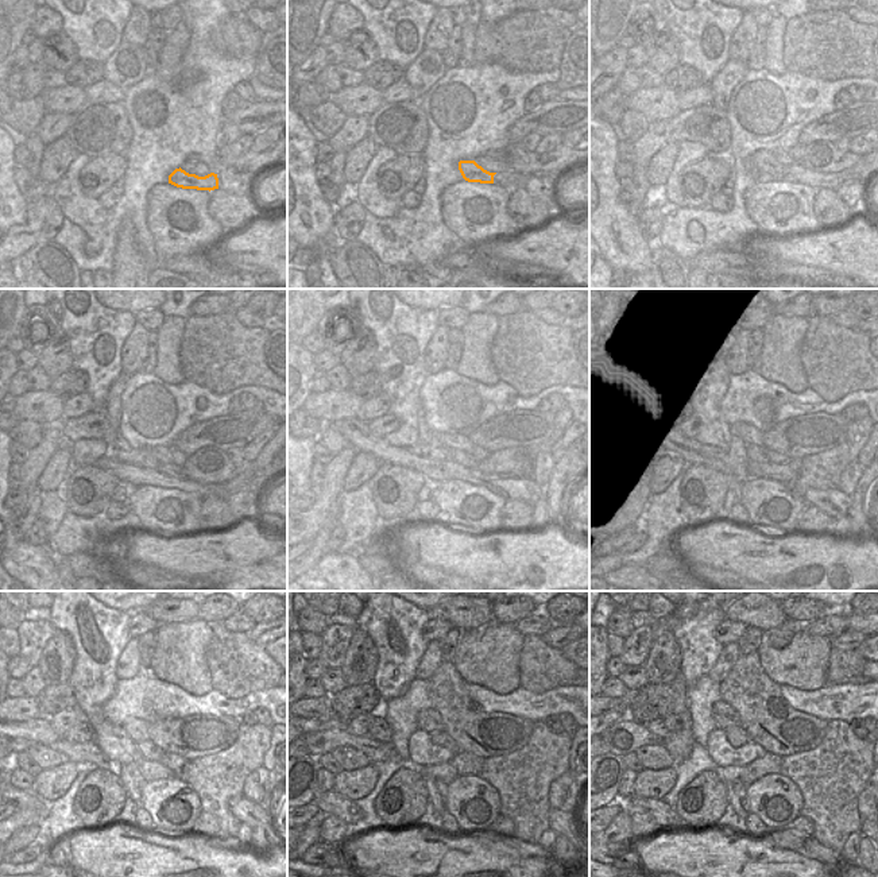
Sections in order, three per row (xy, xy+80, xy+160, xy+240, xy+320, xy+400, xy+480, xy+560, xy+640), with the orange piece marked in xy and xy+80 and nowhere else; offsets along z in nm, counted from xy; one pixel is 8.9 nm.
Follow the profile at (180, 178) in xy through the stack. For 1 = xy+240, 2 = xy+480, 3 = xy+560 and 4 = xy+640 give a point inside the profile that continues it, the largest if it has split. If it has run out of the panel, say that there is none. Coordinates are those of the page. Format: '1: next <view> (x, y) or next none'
1: next xy+240 (143, 458)
2: next xy+480 (89, 752)
3: next xy+560 (324, 741)
4: next xy+640 (625, 736)

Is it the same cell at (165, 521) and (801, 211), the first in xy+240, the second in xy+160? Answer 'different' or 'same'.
same

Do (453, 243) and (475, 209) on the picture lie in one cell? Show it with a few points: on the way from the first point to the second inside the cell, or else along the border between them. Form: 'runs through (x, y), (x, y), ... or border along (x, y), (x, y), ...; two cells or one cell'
border along (443, 208), (443, 221), (465, 244); two cells

